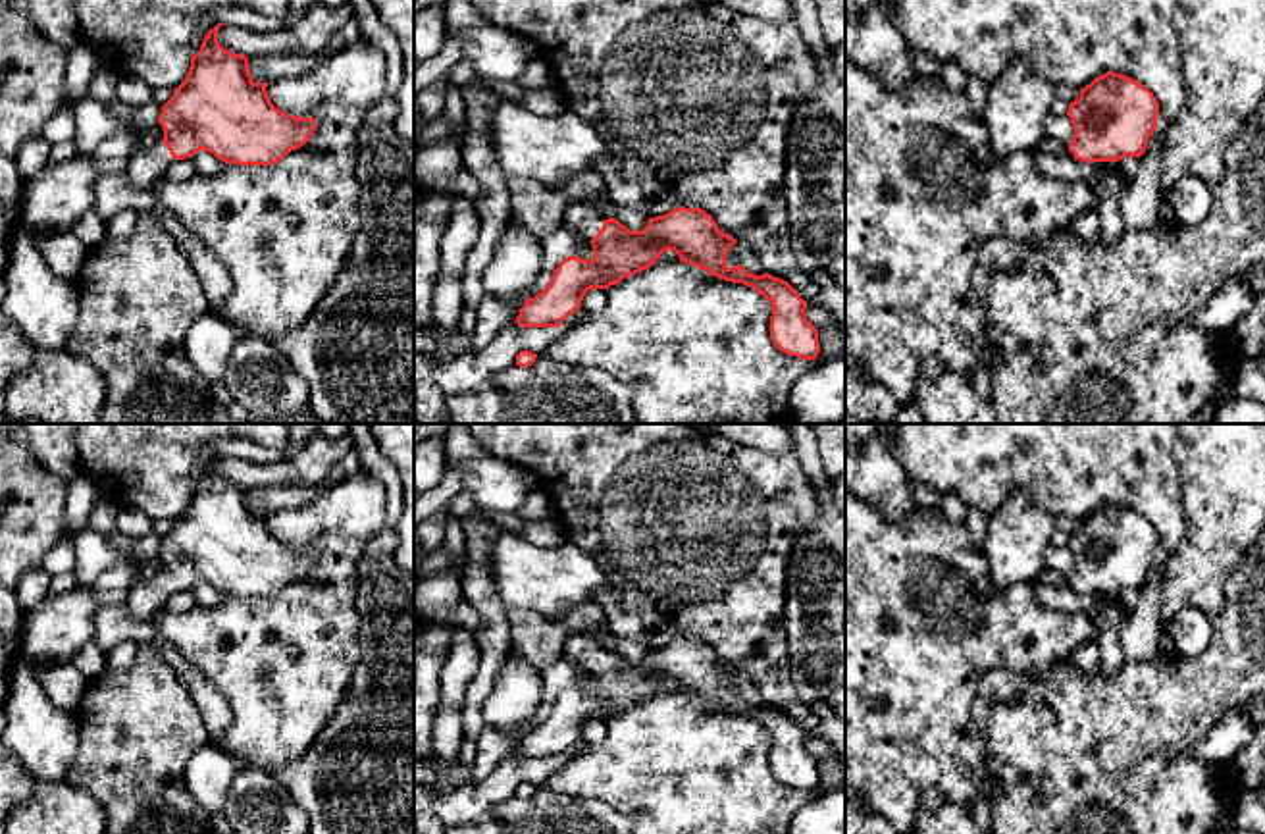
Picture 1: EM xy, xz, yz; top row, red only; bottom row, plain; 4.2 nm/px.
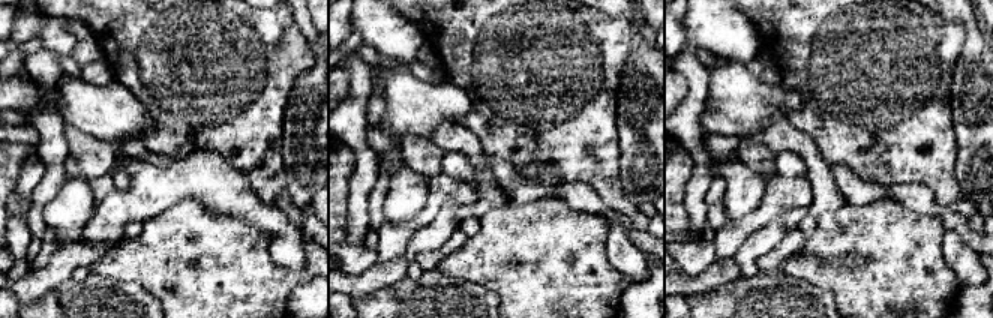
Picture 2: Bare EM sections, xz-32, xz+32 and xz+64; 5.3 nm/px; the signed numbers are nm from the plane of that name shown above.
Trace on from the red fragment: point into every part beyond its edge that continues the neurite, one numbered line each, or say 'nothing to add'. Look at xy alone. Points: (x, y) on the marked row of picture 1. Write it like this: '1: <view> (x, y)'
1: xy (145, 168)

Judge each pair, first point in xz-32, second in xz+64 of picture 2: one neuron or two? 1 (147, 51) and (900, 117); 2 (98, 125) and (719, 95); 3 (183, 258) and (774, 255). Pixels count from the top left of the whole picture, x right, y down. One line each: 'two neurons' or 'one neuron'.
1: one neuron
2: one neuron
3: two neurons

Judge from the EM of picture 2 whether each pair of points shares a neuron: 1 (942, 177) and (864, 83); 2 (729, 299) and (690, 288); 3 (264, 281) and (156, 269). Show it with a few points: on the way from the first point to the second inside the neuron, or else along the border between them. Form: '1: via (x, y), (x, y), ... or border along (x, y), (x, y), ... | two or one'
1: via (918, 153), (915, 146), (887, 117), (881, 107) | one
2: border along (737, 278), (686, 297) | two
3: via (237, 281), (218, 281), (209, 272), (183, 269) | one

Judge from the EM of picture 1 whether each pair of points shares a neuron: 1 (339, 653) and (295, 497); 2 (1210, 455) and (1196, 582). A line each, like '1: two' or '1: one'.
1: two
2: one

